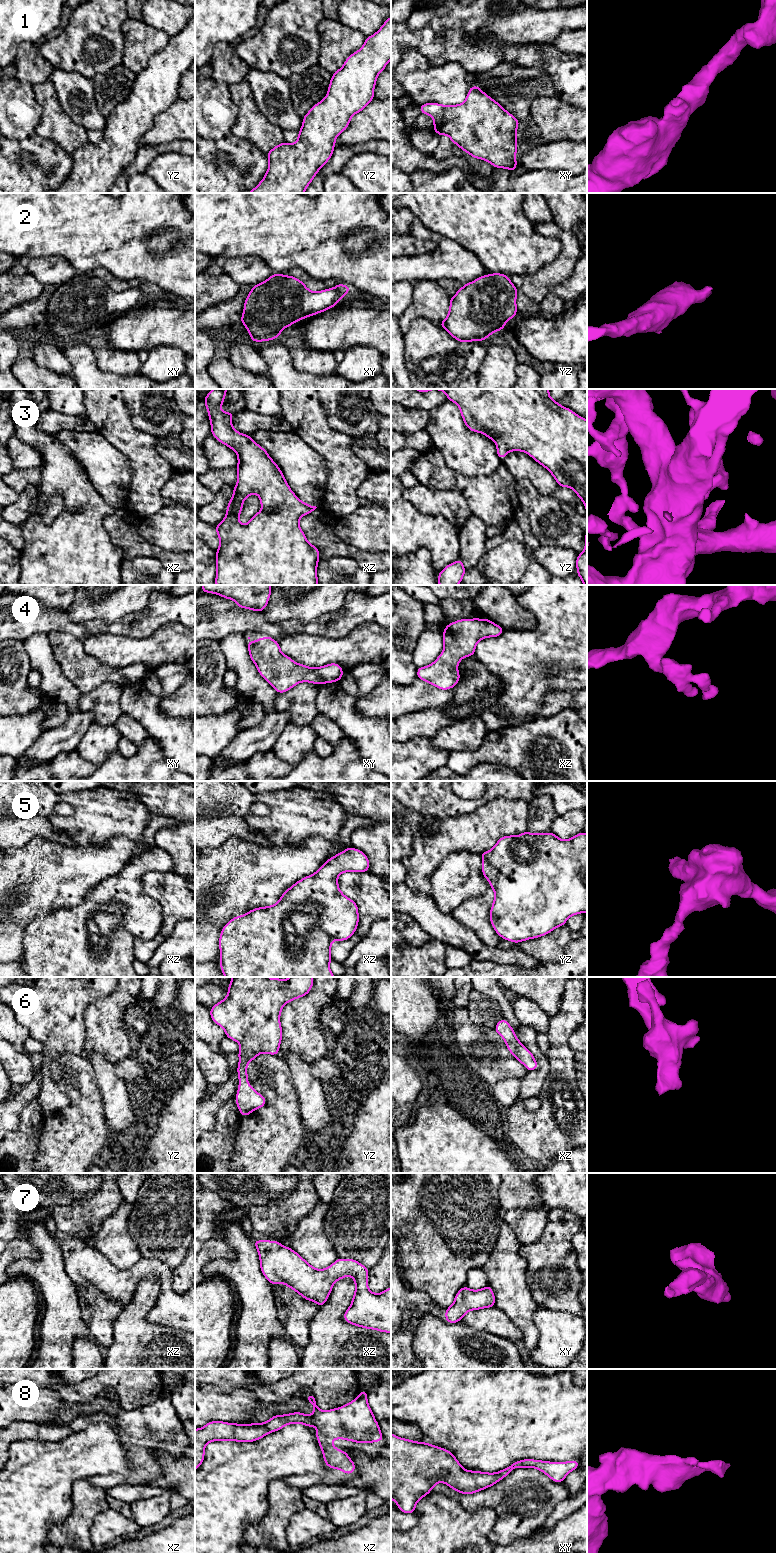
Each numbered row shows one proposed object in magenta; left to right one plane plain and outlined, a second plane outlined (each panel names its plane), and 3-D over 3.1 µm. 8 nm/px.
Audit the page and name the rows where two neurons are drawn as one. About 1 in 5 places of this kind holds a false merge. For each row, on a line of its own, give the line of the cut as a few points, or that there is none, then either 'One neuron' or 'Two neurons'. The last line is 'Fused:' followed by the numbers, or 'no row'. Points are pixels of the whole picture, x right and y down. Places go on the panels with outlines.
1: No split. One neuron
2: No split. One neuron
3: No split. One neuron
4: No split. One neuron
5: No split. One neuron
6: No split. One neuron
7: No split. One neuron
8: No split. One neuron
Fused: no row

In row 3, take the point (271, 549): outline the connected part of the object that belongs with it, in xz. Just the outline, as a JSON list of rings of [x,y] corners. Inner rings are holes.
[[[213,389],[211,390],[203,400],[203,402],[206,405],[208,416],[210,418],[211,423],[211,434],[222,444],[227,445],[230,449],[234,450],[238,457],[238,465],[237,465],[237,483],[235,485],[235,488],[233,489],[233,496],[231,500],[228,503],[226,516],[225,518],[217,525],[216,533],[220,540],[220,545],[216,551],[216,579],[215,583],[216,585],[318,585],[318,577],[316,574],[318,562],[319,562],[319,549],[310,544],[307,541],[307,538],[305,534],[303,533],[302,529],[299,526],[299,519],[303,515],[307,515],[314,511],[317,507],[312,506],[306,503],[303,503],[290,489],[282,471],[278,467],[278,465],[271,459],[271,457],[268,455],[267,451],[259,446],[250,435],[245,435],[240,432],[237,432],[231,423],[231,419],[235,415],[235,413],[230,412],[222,412],[221,406],[223,404],[223,401],[226,396],[227,389]],[[251,494],[257,494],[260,498],[260,503],[262,510],[259,511],[257,514],[253,515],[253,517],[249,520],[249,522],[245,525],[241,525],[239,522],[239,515],[243,509],[243,501],[250,496]]]

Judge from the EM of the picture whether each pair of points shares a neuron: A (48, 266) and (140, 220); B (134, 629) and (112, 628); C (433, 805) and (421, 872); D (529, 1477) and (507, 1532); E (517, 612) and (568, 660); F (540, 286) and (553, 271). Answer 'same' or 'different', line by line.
A: different
B: same
C: different
D: same
E: different
F: same

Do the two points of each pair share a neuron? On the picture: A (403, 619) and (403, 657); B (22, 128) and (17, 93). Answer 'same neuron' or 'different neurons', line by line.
A: same neuron
B: same neuron

